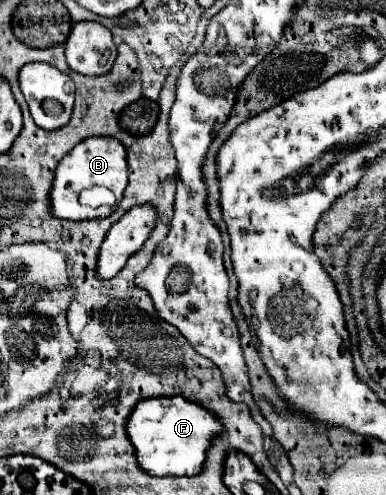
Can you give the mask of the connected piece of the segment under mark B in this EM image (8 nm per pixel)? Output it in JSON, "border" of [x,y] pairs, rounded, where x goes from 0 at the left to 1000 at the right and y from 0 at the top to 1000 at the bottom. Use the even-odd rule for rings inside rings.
{"border":[[[236,275],[215,287],[205,287],[148,335],[142,368],[137,368],[137,384],[132,384],[137,436],[163,440],[163,444],[236,444],[236,440],[282,436],[303,420],[303,408],[319,400],[319,388],[329,380],[329,360],[334,360],[329,311],[324,311],[324,295],[308,291],[303,279]],[[241,376],[282,380],[298,392],[303,408],[293,416],[256,416],[256,420],[231,420],[231,416],[205,412],[210,384],[241,380]]]}

